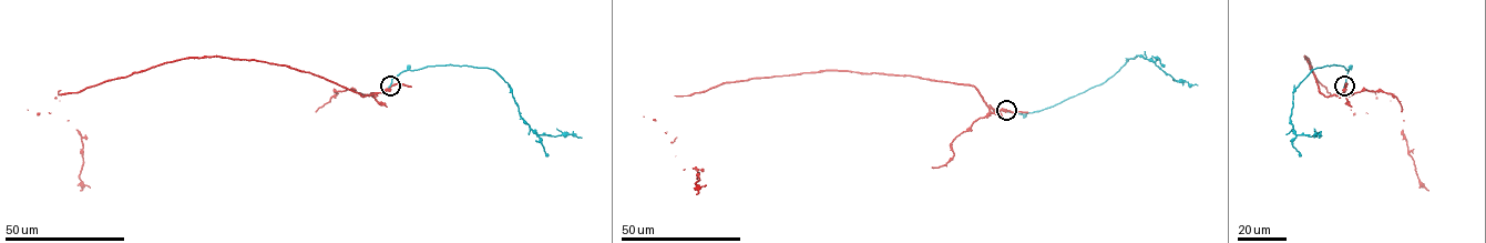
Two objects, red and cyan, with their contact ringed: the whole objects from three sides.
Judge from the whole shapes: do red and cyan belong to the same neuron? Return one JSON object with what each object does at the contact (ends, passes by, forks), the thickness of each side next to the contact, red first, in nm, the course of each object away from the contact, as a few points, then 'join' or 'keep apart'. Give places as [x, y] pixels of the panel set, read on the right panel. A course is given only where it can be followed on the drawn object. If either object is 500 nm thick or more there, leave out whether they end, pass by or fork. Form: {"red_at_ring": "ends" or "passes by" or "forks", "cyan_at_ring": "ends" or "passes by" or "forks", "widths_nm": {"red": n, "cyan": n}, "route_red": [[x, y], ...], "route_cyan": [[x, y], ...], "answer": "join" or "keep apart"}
{"red_at_ring": "passes by", "cyan_at_ring": "ends", "widths_nm": {"red": 320, "cyan": 280}, "route_red": [[1344, 87], [1342, 93], [1324, 95], [1304, 57], [1315, 78], [1331, 94], [1390, 101], [1417, 178], [1428, 190]], "route_cyan": [[1344, 85], [1349, 70], [1333, 64], [1313, 69], [1293, 93], [1290, 122], [1294, 132], [1315, 134], [1320, 138]], "answer": "keep apart"}

